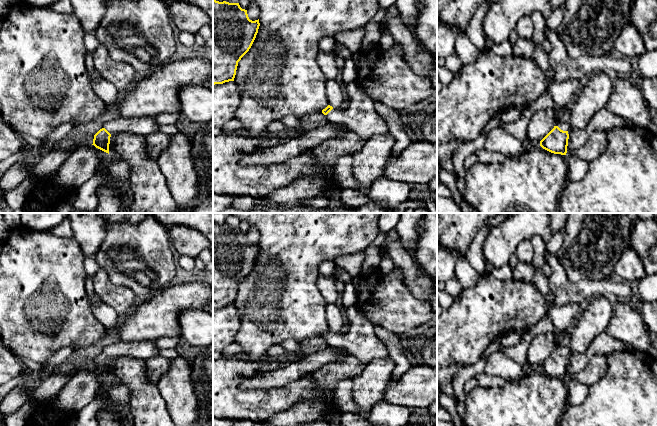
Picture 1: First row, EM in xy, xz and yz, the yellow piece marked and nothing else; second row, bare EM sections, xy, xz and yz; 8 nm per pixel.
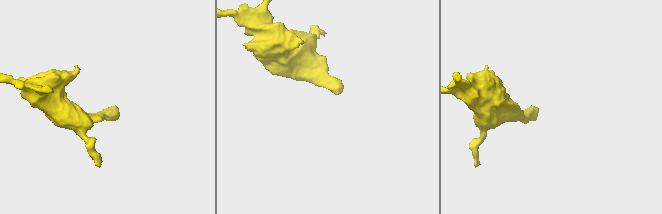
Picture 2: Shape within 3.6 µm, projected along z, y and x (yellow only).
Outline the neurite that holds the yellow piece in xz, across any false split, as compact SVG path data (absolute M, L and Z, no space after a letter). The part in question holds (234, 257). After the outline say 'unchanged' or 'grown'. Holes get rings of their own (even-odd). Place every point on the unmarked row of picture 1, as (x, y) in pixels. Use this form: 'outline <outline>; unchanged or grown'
outline M213 223L213 309L234 305L238 286L251 272L259 243L249 243L239 227Z; unchanged

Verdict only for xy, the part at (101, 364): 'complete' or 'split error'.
split error

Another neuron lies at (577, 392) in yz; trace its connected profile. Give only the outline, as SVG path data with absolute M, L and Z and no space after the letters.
M566 381L568 389L567 405L580 405L588 395L589 386L577 381Z

